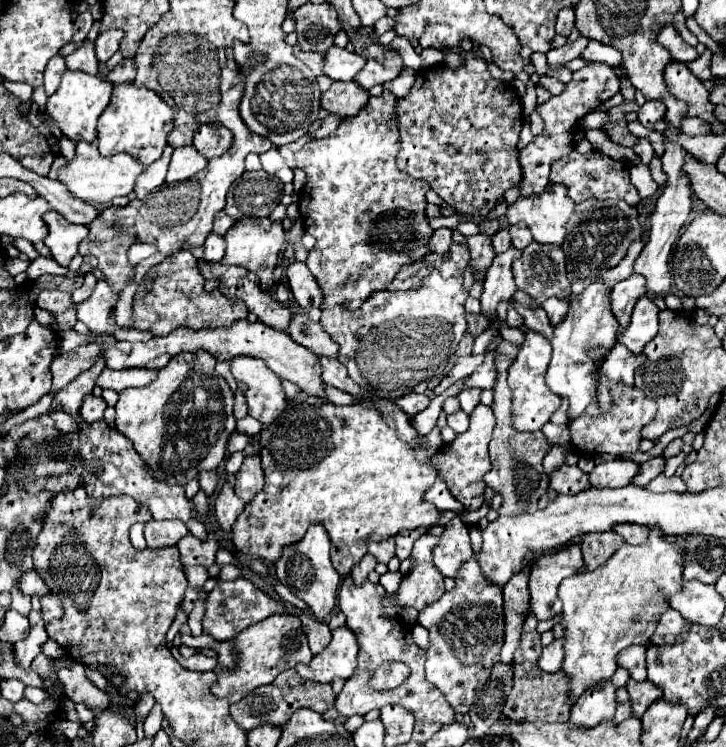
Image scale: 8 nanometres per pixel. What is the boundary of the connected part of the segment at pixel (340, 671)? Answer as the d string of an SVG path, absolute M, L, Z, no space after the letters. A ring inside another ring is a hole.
M337 628L333 630L331 644L309 664L299 664L295 670L301 678L317 680L317 682L331 682L335 676L349 678L357 668L357 652L359 644L349 632L349 628Z

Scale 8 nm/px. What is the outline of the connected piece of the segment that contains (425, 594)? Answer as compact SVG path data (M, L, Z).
M423 534L413 548L415 566L413 570L401 580L395 596L385 596L385 614L397 618L399 606L421 610L427 604L435 602L443 592L443 576L433 564L433 548L439 544L437 536Z

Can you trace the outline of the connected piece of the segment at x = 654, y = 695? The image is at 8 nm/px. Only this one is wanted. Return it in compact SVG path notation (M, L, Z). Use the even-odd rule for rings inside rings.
M629 680L627 682L627 692L629 692L629 700L631 700L631 708L633 714L637 718L643 716L643 712L653 704L653 700L661 698L661 688L657 688L655 684L645 682L637 682L637 680Z

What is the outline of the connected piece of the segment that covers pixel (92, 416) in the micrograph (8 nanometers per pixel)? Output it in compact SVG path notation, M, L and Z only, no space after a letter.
M89 398L89 400L81 406L79 414L81 414L85 420L95 422L95 420L103 418L105 408L107 408L107 404L105 404L105 400L103 400L103 398Z

